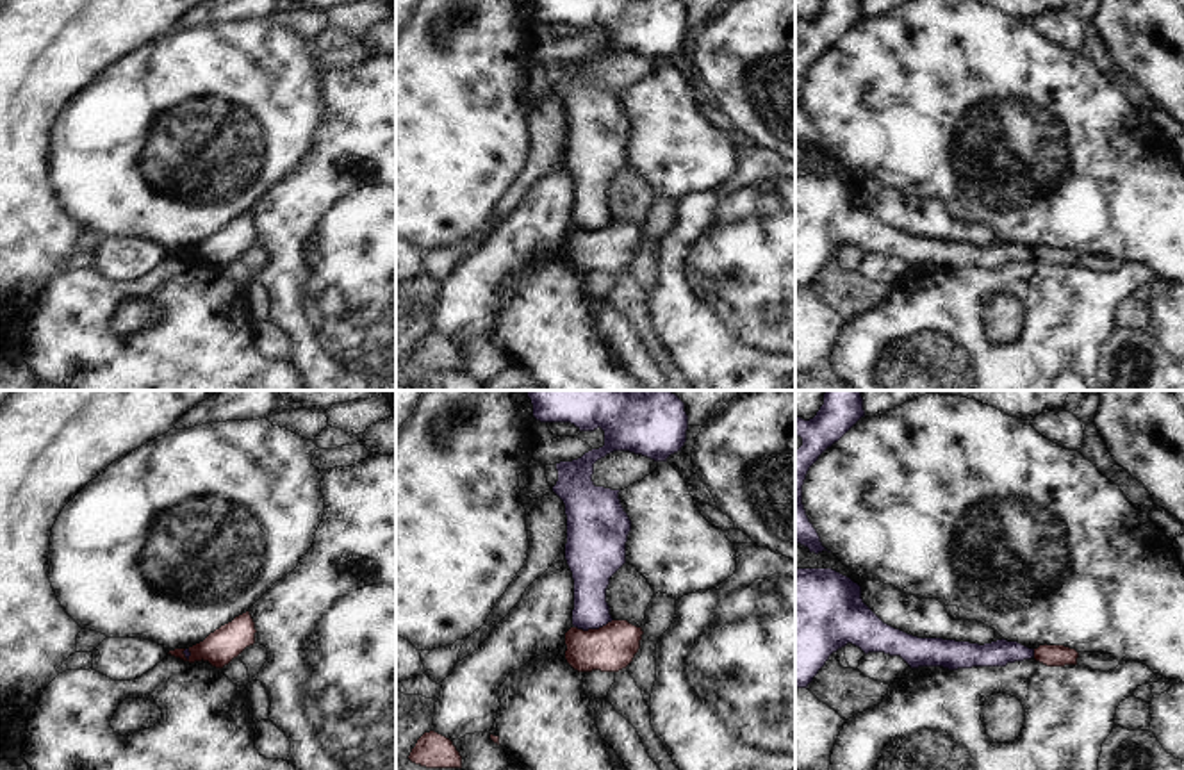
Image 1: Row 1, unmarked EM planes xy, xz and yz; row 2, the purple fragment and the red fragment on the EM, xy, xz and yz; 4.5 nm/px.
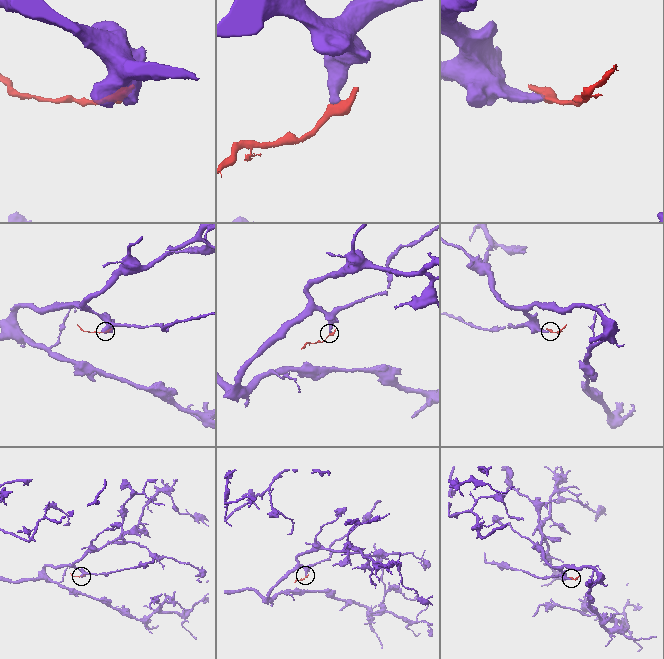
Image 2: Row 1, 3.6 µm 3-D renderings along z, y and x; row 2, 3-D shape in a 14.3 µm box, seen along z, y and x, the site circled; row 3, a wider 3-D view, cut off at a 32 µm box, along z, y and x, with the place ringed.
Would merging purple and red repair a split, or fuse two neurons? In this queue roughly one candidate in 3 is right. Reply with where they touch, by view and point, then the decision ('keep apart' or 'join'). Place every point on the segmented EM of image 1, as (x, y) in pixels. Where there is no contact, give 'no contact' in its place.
contact xz (592, 628); keep apart

